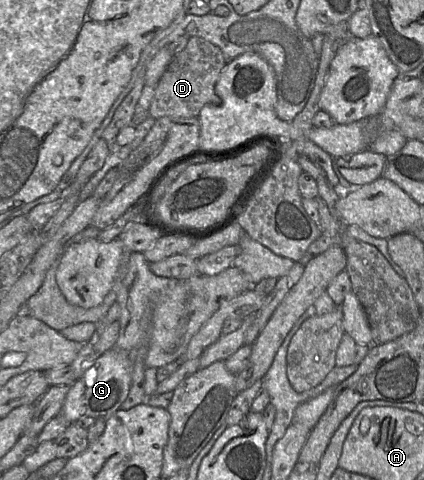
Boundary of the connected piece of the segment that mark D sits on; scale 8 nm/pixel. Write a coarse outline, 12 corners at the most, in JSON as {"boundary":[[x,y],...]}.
{"boundary":[[190,37],[158,82],[149,116],[220,105],[219,47]]}

